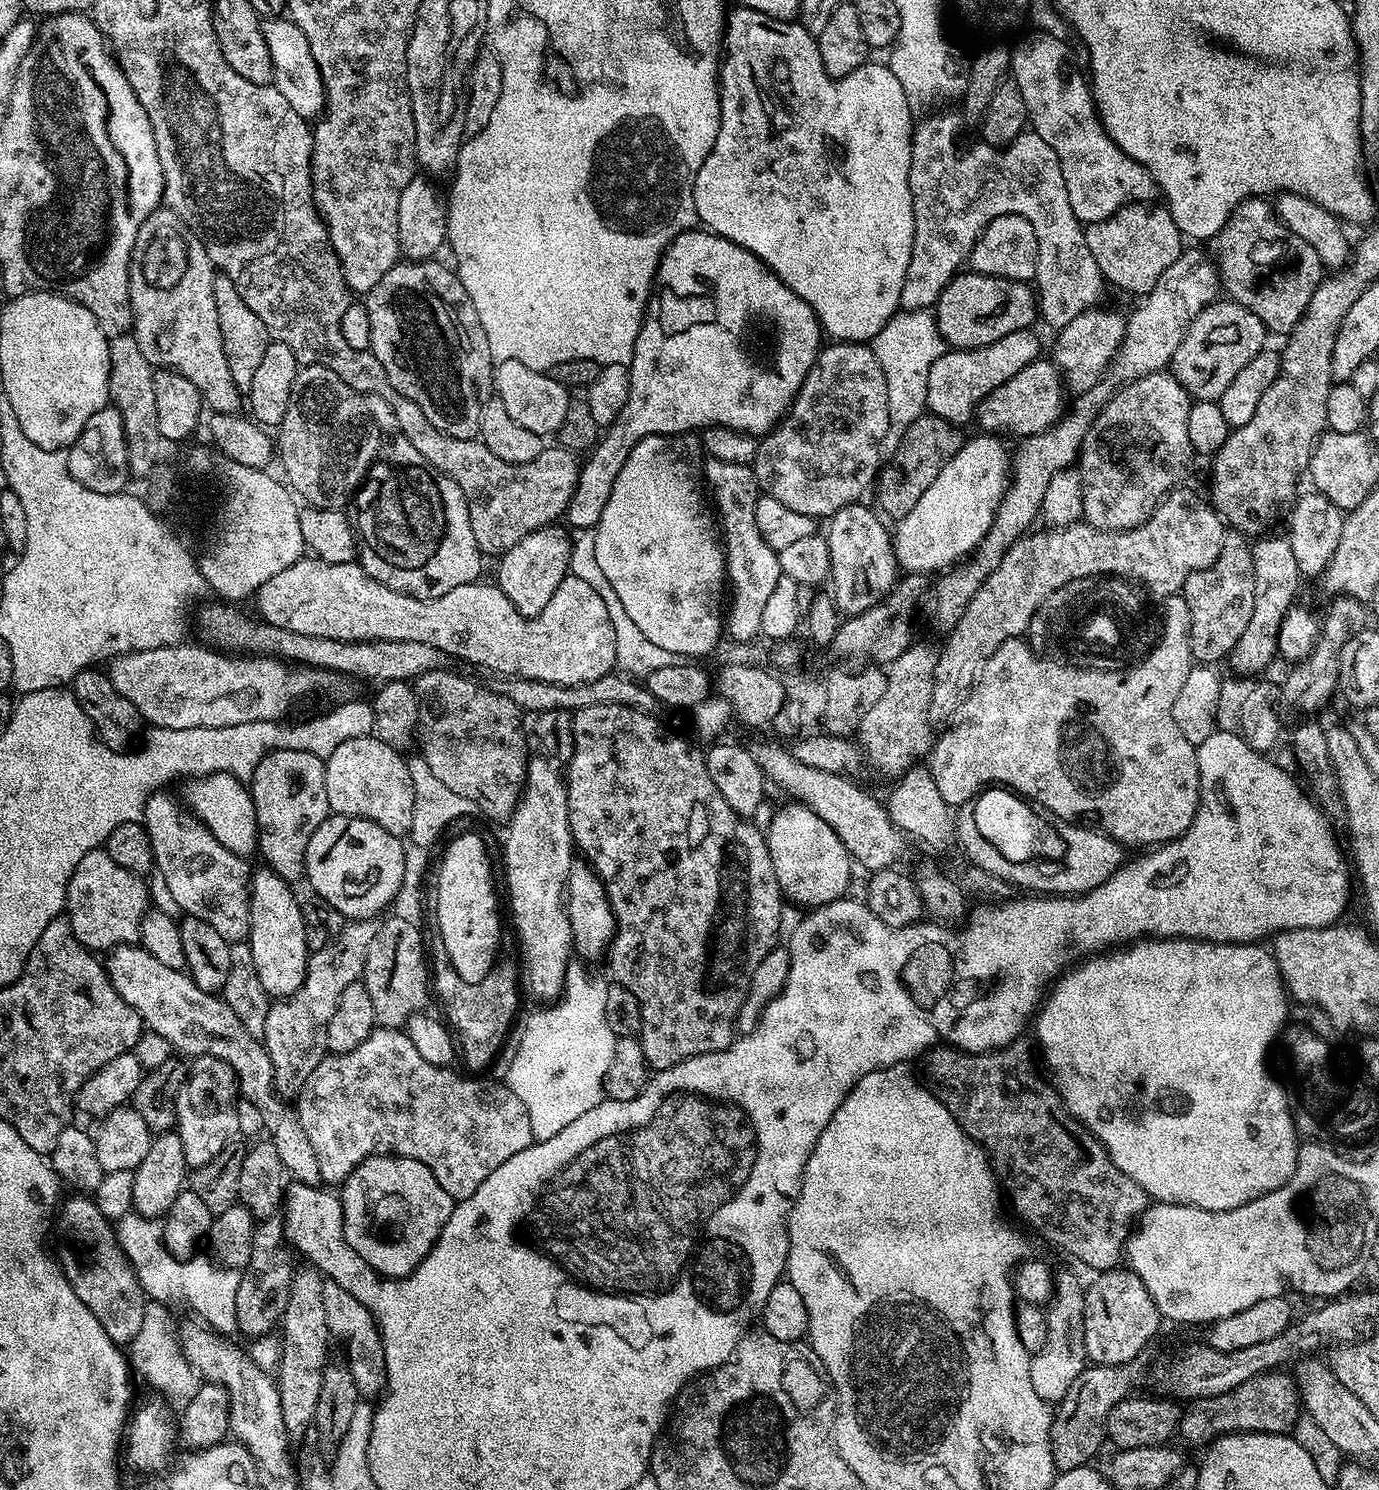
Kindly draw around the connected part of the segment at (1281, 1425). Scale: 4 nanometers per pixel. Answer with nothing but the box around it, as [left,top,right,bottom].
[1178,1371,1302,1449]

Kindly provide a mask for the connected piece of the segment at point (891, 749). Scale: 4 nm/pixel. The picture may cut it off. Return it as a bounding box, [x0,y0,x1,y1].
[859,642,938,778]

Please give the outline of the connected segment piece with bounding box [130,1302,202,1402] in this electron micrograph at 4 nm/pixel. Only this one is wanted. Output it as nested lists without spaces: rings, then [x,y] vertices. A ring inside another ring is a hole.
[[[164,1302],[145,1303],[142,1327],[130,1345],[130,1364],[135,1371],[137,1368],[146,1379],[163,1388],[168,1395],[186,1402],[194,1398],[202,1383],[202,1377],[184,1353],[184,1348],[180,1344],[178,1324],[172,1321],[168,1308],[169,1305]]]

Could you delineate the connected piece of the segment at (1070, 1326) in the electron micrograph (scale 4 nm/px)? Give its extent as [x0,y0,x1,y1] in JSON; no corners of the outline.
[1030,1272,1088,1402]

